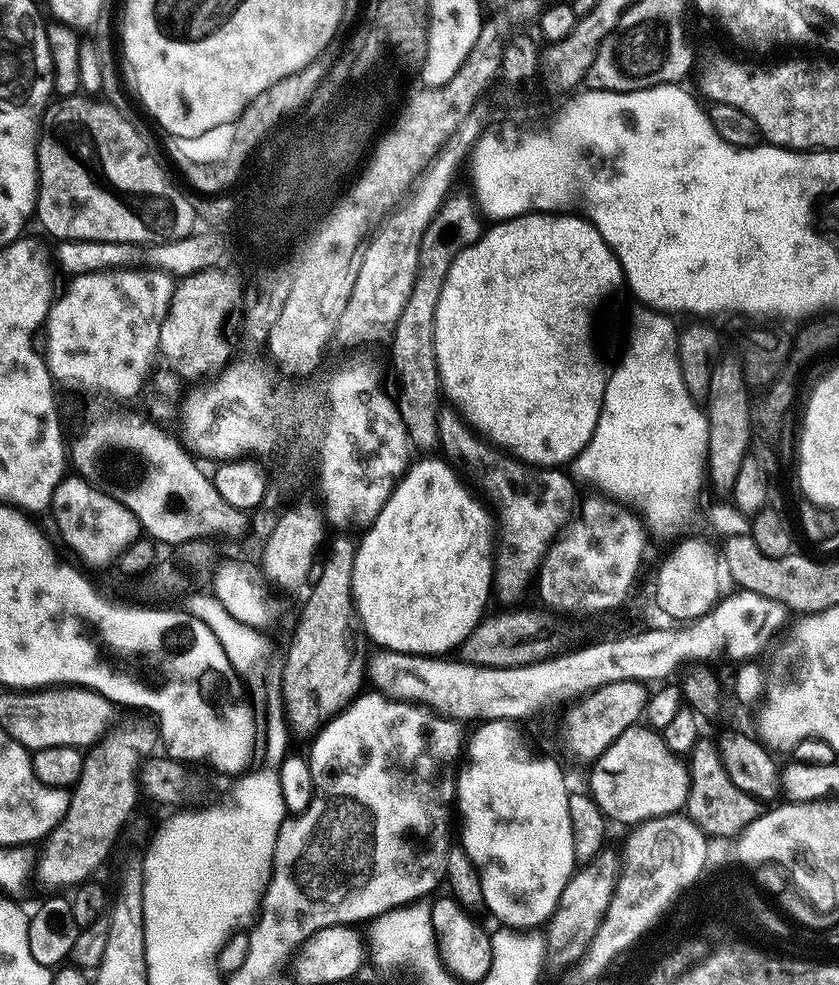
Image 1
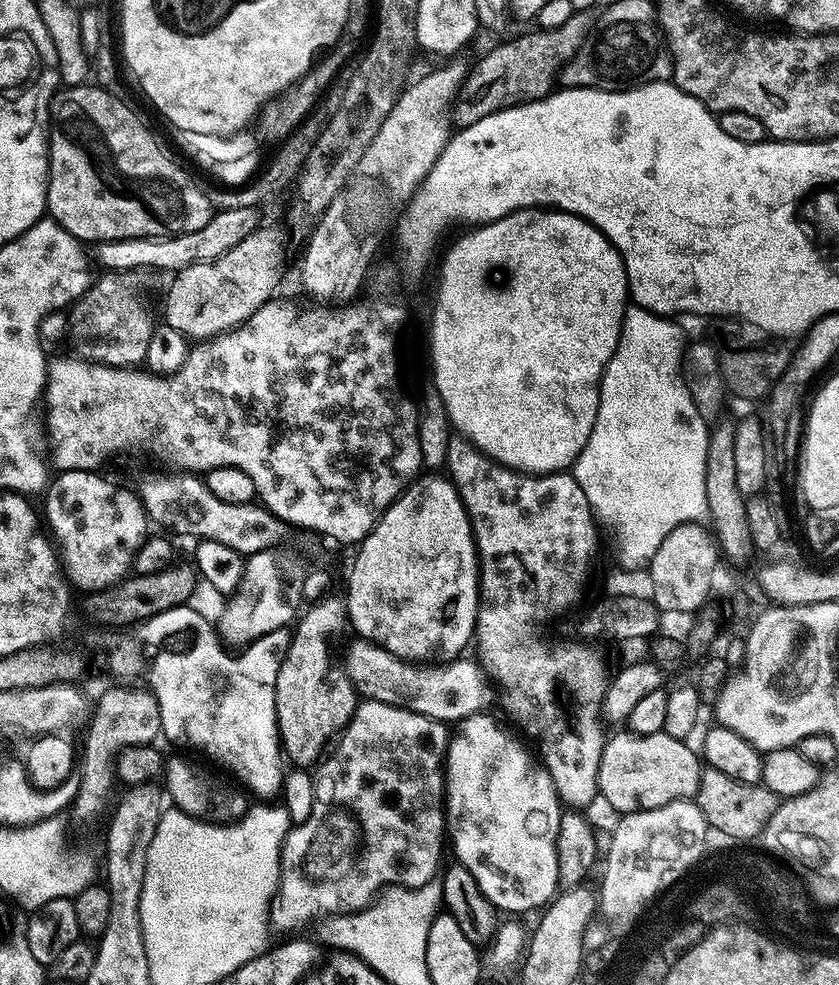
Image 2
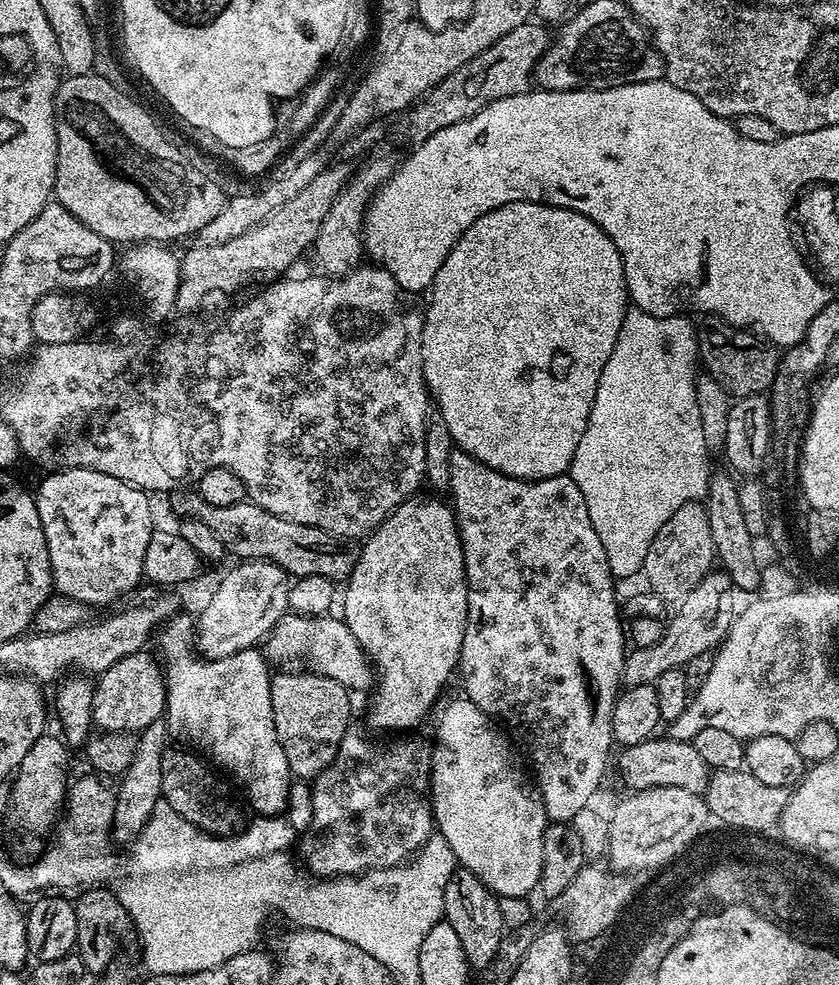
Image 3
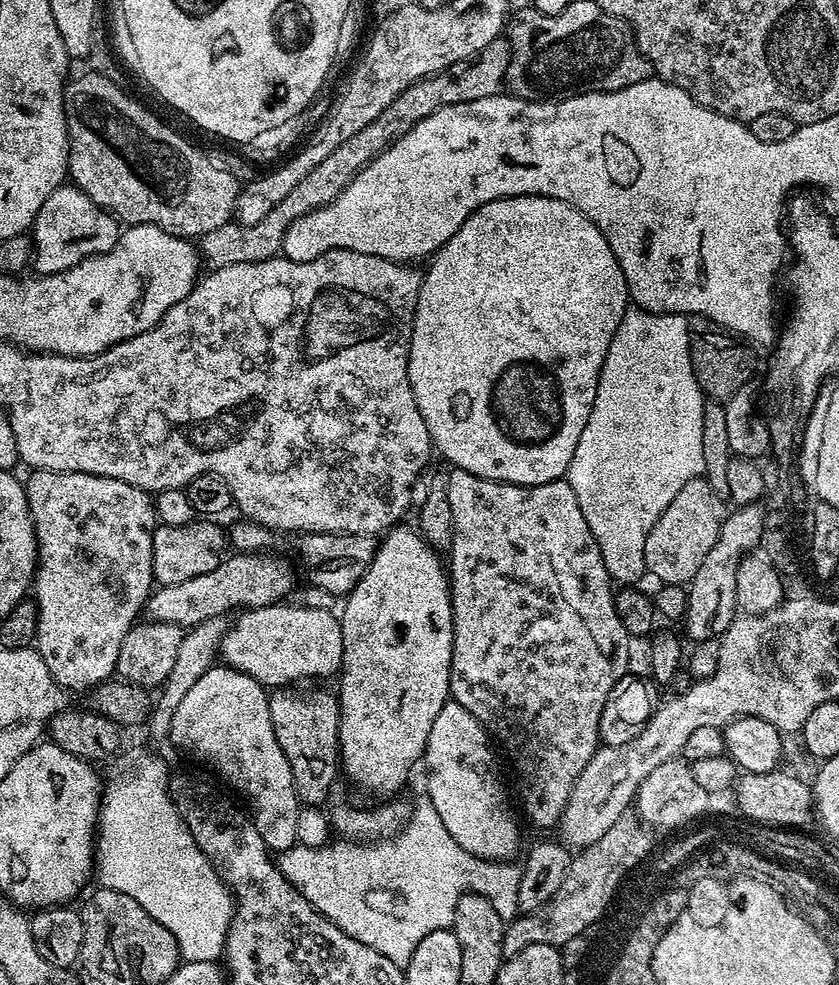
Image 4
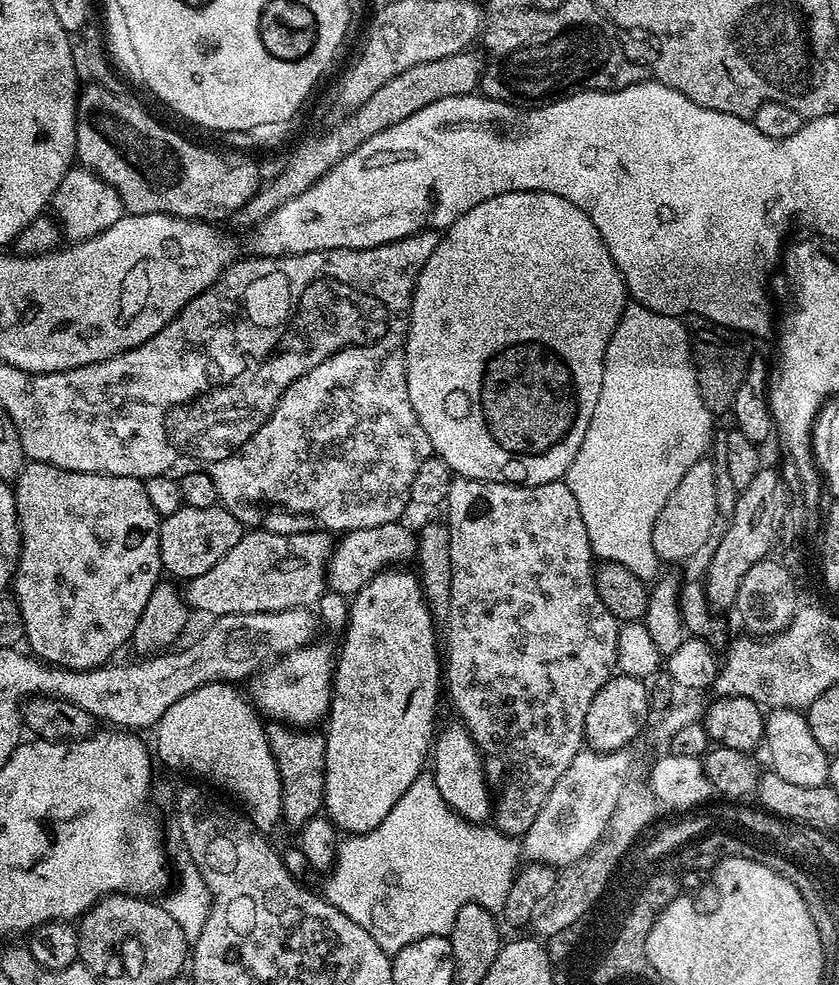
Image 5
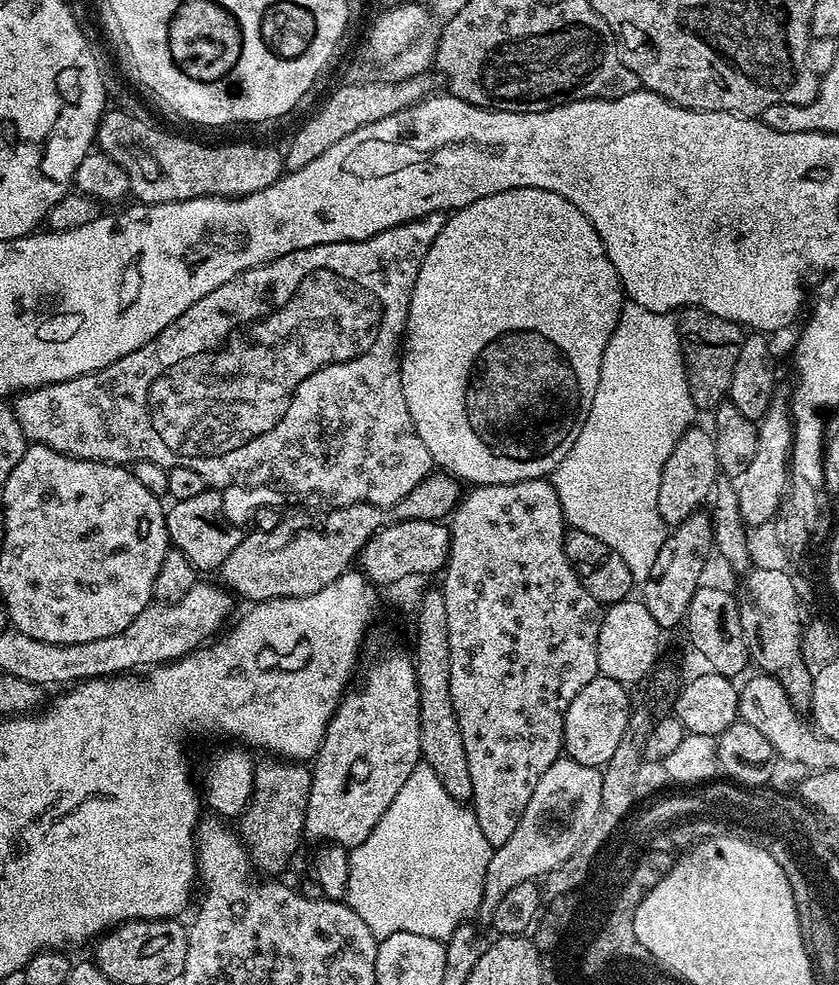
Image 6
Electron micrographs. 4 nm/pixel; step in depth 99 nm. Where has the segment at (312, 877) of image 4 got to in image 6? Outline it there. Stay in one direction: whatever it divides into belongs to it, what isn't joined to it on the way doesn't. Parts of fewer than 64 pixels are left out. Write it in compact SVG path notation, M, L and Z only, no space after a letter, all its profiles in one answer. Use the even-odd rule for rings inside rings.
M421 762L416 765L414 770L410 770L410 778L406 778L406 782L402 782L402 790L398 790L398 794L394 794L394 802L390 802L386 814L382 814L382 818L374 826L370 838L366 838L366 842L362 842L357 848L349 851L350 882L348 883L346 903L349 908L353 908L356 911L358 918L362 918L362 922L366 922L366 926L370 926L370 930L377 938L398 934L399 932L405 932L406 934L423 934L423 932L428 932L426 938L447 942L454 934L456 927L479 913L482 894L484 893L486 866L490 862L493 851L492 845L486 842L486 838L478 826L476 816L472 813L471 807L450 798L446 794L446 788L442 786L442 782L438 782L438 774L434 774L434 770L430 770L428 764Z

